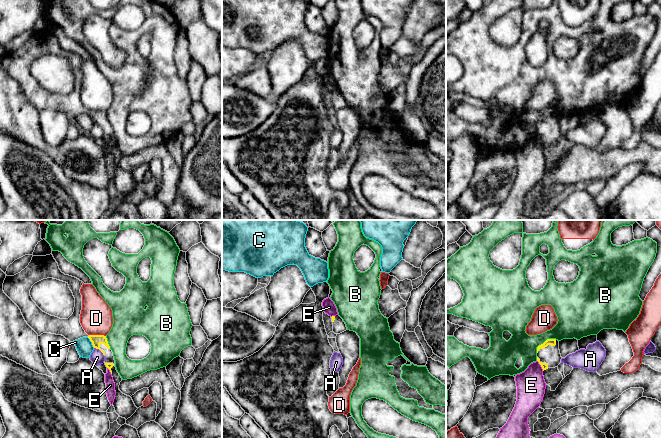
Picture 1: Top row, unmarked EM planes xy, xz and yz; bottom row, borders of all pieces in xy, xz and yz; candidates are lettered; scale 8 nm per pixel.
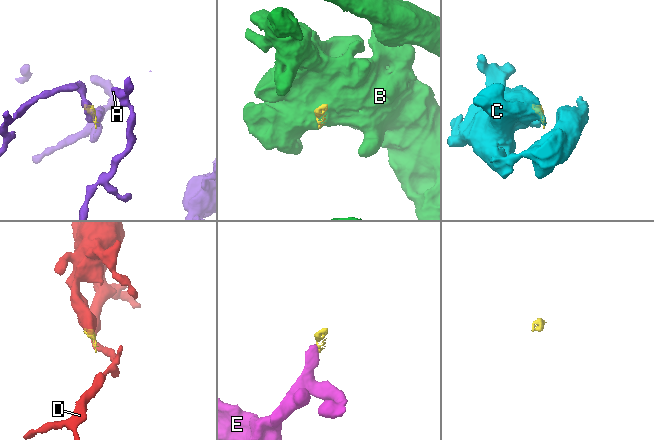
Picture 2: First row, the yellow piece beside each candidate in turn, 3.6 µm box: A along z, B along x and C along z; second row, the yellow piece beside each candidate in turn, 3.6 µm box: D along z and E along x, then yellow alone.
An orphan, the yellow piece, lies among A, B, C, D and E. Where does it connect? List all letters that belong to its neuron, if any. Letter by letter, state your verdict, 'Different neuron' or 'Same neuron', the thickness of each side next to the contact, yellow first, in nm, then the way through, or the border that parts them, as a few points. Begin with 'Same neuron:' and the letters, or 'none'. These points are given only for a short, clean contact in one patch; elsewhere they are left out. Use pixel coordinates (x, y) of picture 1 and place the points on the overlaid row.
Same neuron: none
A: Different neuron. Thickness 90 nm (yellow) against 110 nm. Boundary: xy (94, 347), (103, 355)
B: Different neuron. Thickness 50 nm (yellow) against 220 nm. Boundary: yz (556, 339), (546, 339), (537, 347), (536, 352)
C: Different neuron. Thickness 90 nm (yellow) against 130 nm. Boundary: xy (87, 337), (94, 347)
D: Different neuron. Thickness 90 nm (yellow) against 260 nm. Boundary: xy (89, 334), (103, 334), (105, 336)
E: Different neuron. Thickness 50 nm (yellow) against 220 nm. Boundary: yz (537, 360), (543, 370)

